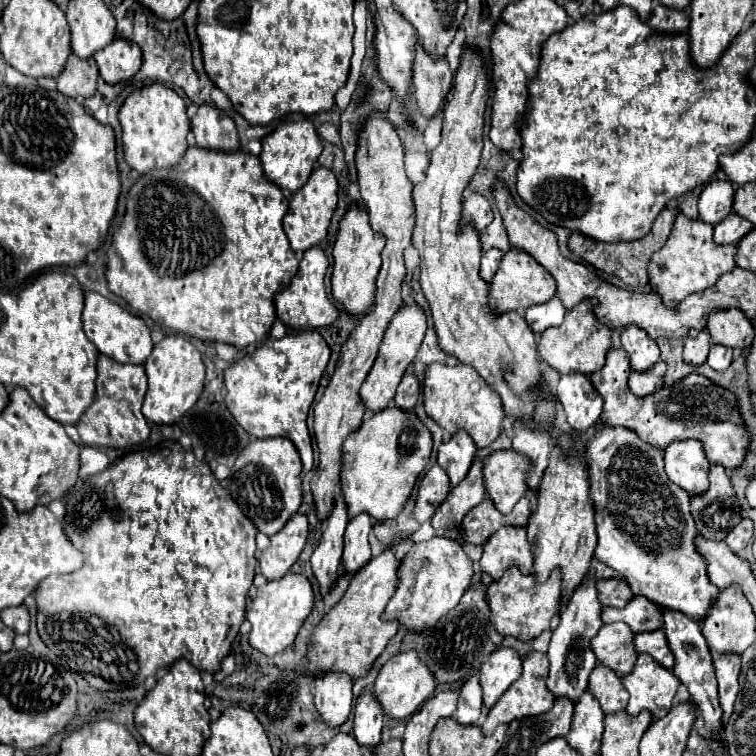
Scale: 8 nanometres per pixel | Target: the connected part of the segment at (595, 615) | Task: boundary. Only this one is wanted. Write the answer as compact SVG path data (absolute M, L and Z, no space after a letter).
M587 580L585 584L581 584L573 592L573 596L565 604L565 608L561 608L559 626L553 630L551 644L549 644L549 650L547 650L547 658L549 658L547 690L555 698L567 698L575 704L579 700L579 696L585 692L587 678L597 664L597 658L595 658L593 650L589 648L589 642L599 632L599 628L603 626L599 614L601 614L601 604L597 602L595 580Z

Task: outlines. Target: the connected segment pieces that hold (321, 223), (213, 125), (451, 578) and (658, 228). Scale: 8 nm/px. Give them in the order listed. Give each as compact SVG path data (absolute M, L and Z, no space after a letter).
M317 166L309 180L305 182L303 188L299 188L291 200L289 200L289 210L283 216L283 230L289 238L291 250L293 252L303 252L311 246L317 246L325 236L327 236L327 228L331 222L331 216L335 212L337 206L337 178L331 170Z
M213 104L199 106L191 118L191 132L199 148L209 150L237 150L239 138L233 120Z
M435 536L429 542L413 544L411 550L401 560L397 570L397 590L389 600L383 620L397 620L411 632L425 632L429 626L435 626L449 610L457 606L473 578L473 562L463 552L459 542L449 538Z
M663 208L659 212L659 216L655 218L653 226L651 226L651 232L647 236L643 236L641 240L635 240L635 242L617 242L617 244L597 244L597 242L589 242L589 238L581 236L581 234L573 234L569 236L567 240L567 246L569 250L579 256L583 262L587 262L589 266L605 272L605 274L611 274L615 278L619 278L623 284L631 286L631 288L641 288L641 286L647 286L647 264L649 264L649 258L653 256L653 252L657 252L663 244L665 244L665 238L669 236L669 230L673 228L673 218L677 216L679 210L671 210L671 208Z

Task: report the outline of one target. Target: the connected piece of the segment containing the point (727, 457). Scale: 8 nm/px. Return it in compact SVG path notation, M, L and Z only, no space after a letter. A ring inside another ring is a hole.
M611 346L605 366L597 370L597 374L589 376L593 388L603 398L603 412L601 412L603 424L629 428L643 442L659 450L667 448L673 440L695 438L705 446L705 456L711 464L719 464L727 470L733 470L741 464L741 458L749 448L749 432L745 430L745 426L741 426L739 408L729 390L723 392L721 388L713 386L713 382L707 382L707 378L701 378L699 374L689 374L687 378L675 382L673 386L659 388L661 378L665 374L665 362L661 360L645 372L631 370L629 374L629 370L631 366L625 350ZM627 374L629 374L629 386L627 386ZM635 394L637 396L649 394L649 396L637 398Z

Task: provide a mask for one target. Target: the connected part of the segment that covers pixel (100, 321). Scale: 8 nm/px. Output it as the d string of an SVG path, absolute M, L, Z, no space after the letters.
M83 292L85 304L83 304L83 330L87 334L87 338L97 346L97 350L109 358L113 358L115 362L125 362L125 364L141 364L145 362L145 358L151 354L153 350L153 342L151 342L151 332L145 326L145 322L127 312L125 308L121 308L119 304L107 300L105 296L97 294L97 292Z

